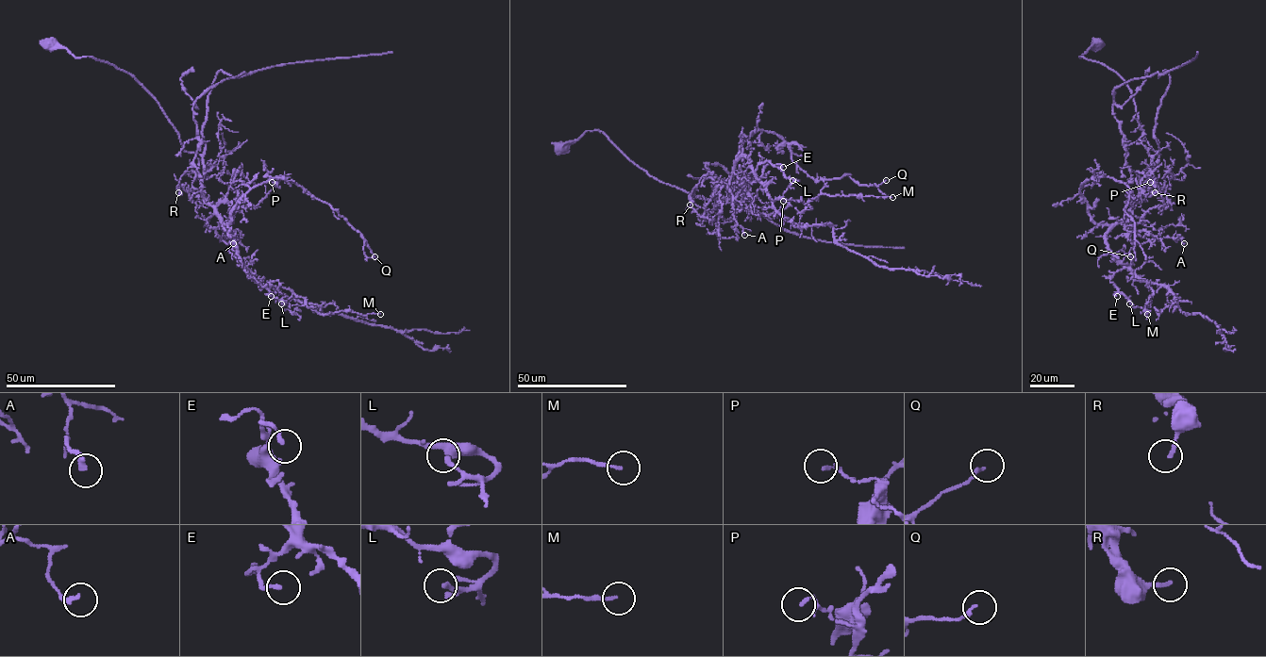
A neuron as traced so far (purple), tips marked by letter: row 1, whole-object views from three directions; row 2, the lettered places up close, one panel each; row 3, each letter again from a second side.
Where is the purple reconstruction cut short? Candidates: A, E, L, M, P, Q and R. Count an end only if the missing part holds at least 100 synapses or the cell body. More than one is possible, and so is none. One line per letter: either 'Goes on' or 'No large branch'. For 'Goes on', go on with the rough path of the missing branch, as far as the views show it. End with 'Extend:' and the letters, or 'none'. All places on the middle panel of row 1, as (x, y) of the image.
A: No large branch
E: No large branch
L: No large branch
M: No large branch
P: No large branch
Q: No large branch
R: No large branch
Extend: none

